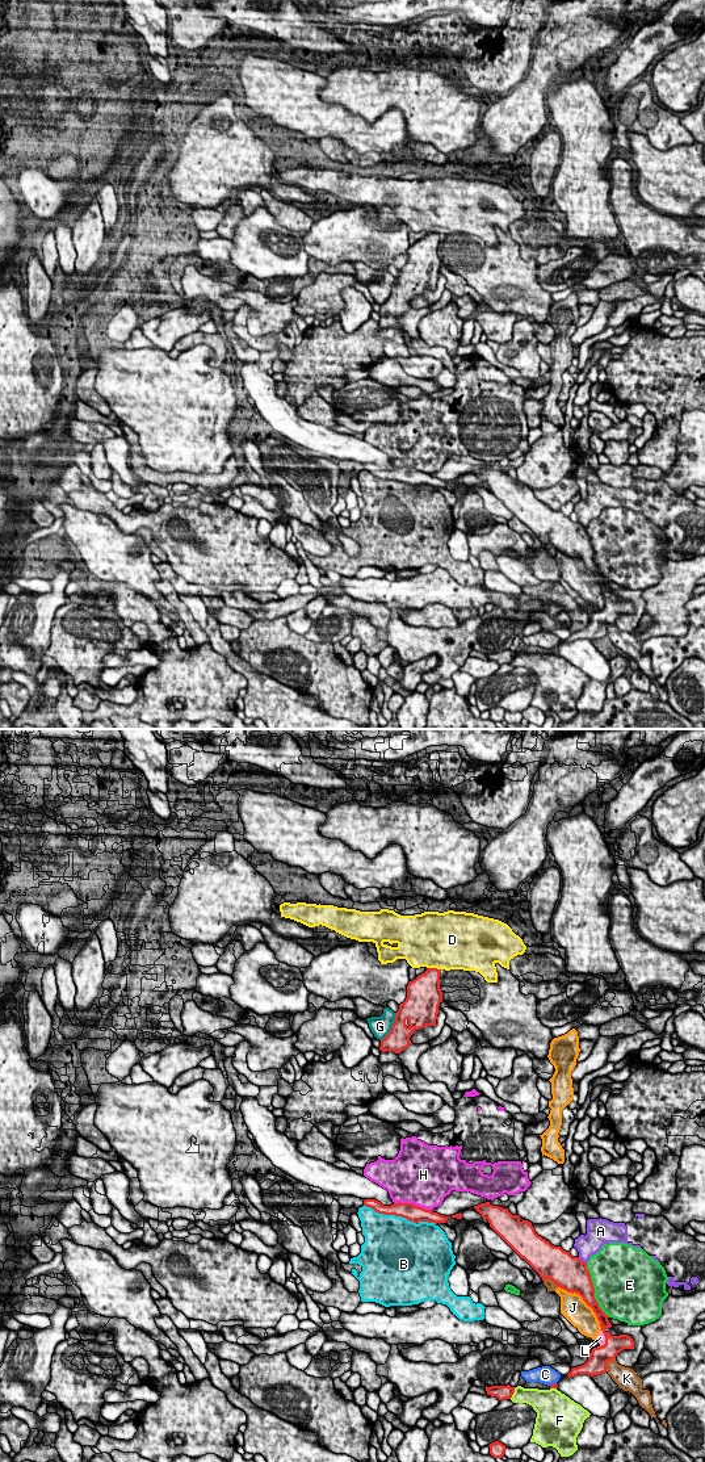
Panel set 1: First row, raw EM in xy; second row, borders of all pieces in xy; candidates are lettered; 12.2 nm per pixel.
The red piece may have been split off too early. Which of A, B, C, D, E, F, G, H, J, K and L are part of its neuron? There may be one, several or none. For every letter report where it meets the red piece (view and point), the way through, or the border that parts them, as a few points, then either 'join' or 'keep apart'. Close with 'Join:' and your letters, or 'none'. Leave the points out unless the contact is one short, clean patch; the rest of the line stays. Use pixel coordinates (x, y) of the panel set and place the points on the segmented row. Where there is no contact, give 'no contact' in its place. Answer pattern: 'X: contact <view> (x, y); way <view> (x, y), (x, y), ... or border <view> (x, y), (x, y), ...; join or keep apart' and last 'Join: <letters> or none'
A: contact xy (580, 1260); border xy (578, 1257), (586, 1264); keep apart
B: contact xy (399, 1215); keep apart
C: contact xy (552, 1385); keep apart
D: contact xy (433, 968); keep apart
E: contact xy (594, 1290); keep apart
F: contact xy (513, 1391); keep apart
G: contact xy (391, 1027); keep apart
H: contact xy (412, 1203); keep apart
J: contact xy (584, 1301); keep apart
K: contact xy (607, 1361); keep apart
L: contact xy (605, 1339); border xy (601, 1329), (604, 1343), (600, 1347); keep apart
Join: none

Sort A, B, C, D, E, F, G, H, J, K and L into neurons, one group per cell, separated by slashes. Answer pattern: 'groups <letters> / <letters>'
groups A / B / C / D / E / F / G / H / J L / K

